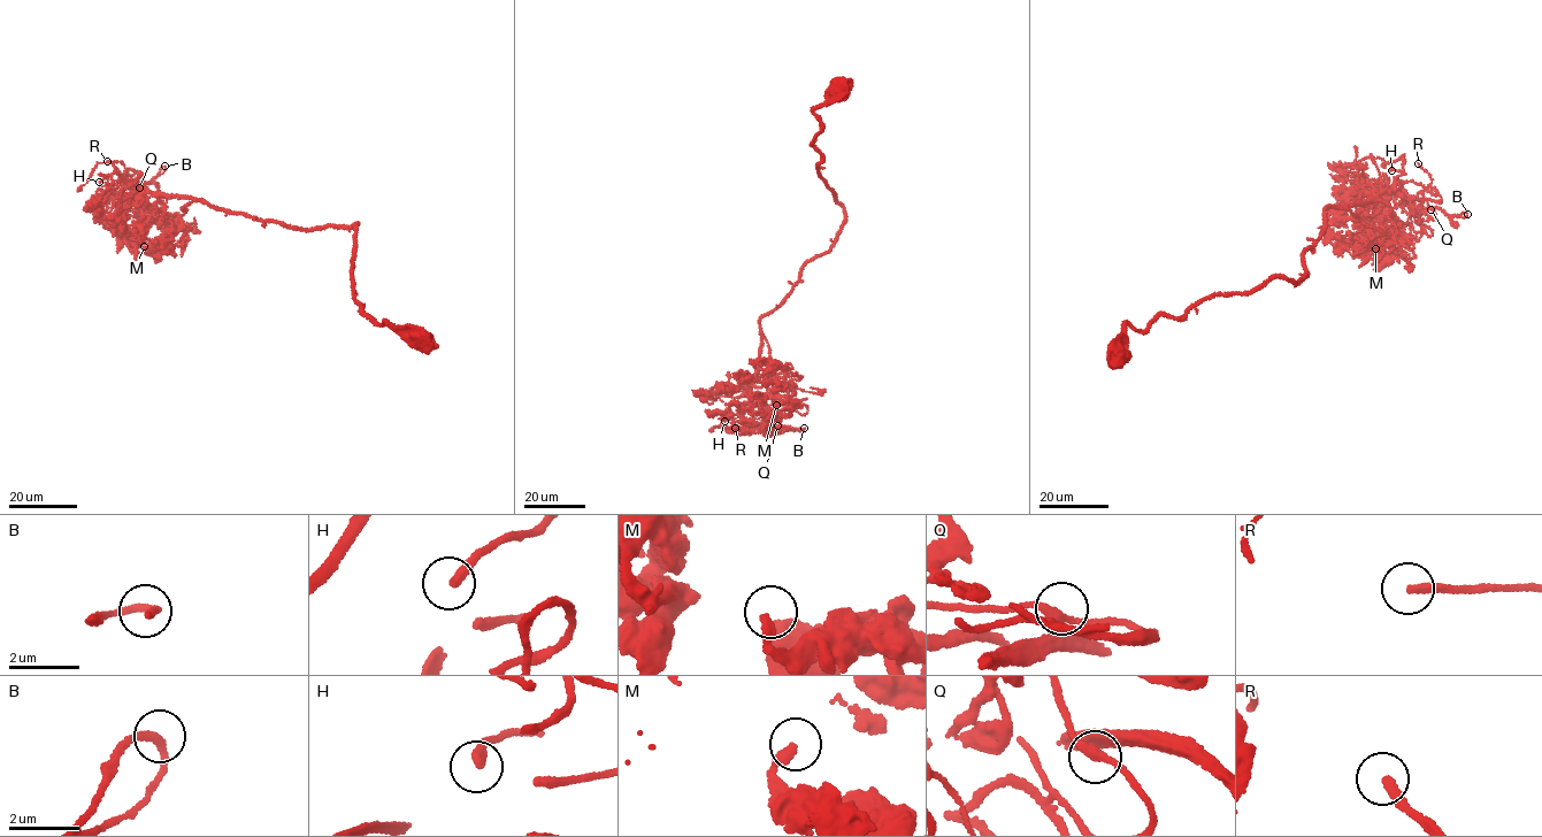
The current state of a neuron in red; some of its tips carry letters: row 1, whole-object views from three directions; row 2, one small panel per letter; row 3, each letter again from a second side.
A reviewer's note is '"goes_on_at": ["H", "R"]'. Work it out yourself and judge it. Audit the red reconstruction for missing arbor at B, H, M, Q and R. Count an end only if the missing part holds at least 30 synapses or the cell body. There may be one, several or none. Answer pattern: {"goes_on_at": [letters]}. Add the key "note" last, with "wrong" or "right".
{"goes_on_at": ["H", "R"], "note": "right"}

